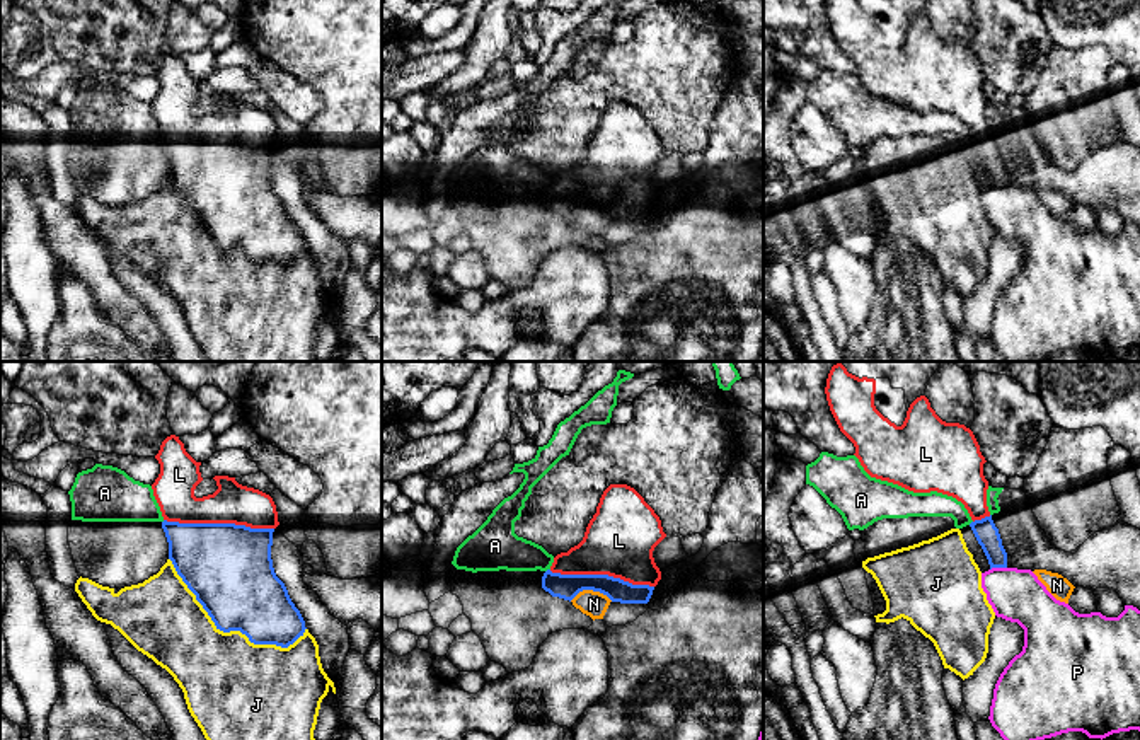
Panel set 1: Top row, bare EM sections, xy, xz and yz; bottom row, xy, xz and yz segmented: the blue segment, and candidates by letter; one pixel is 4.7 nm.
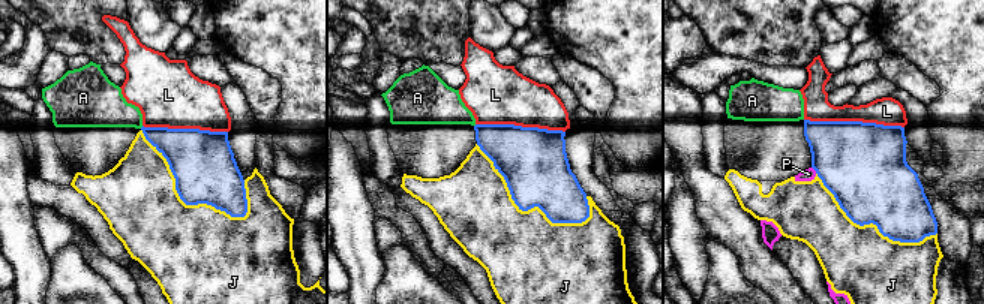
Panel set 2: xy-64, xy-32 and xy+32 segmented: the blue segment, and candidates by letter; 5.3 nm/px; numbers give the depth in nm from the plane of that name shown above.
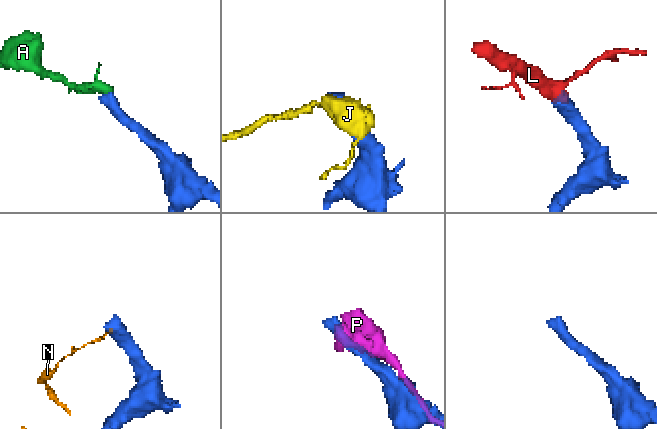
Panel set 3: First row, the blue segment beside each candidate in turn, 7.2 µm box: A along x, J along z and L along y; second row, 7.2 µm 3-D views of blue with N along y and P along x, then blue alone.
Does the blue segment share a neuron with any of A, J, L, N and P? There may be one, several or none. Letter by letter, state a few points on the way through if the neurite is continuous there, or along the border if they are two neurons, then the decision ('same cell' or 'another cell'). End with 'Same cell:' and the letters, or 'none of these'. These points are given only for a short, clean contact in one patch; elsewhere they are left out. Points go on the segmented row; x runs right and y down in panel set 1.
A: border xz (549, 568), (546, 572); another cell
J: another cell
L: same cell
N: border xz (570, 601), (583, 590), (598, 590), (612, 601); another cell
P: another cell
Same cell: L

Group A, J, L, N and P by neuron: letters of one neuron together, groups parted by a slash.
A / J / L / N / P

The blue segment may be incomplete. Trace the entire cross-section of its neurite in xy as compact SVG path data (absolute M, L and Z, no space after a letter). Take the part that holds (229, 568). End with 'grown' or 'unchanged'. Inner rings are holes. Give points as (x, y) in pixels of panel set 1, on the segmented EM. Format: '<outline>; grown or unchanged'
M176 435L162 442L155 459L160 464L160 474L152 489L164 517L162 529L169 542L169 559L216 629L240 631L254 645L281 648L293 645L307 627L273 568L273 532L279 525L273 498L228 476L215 476L218 489L196 498L194 489L203 481L201 462L186 452Z; grown

